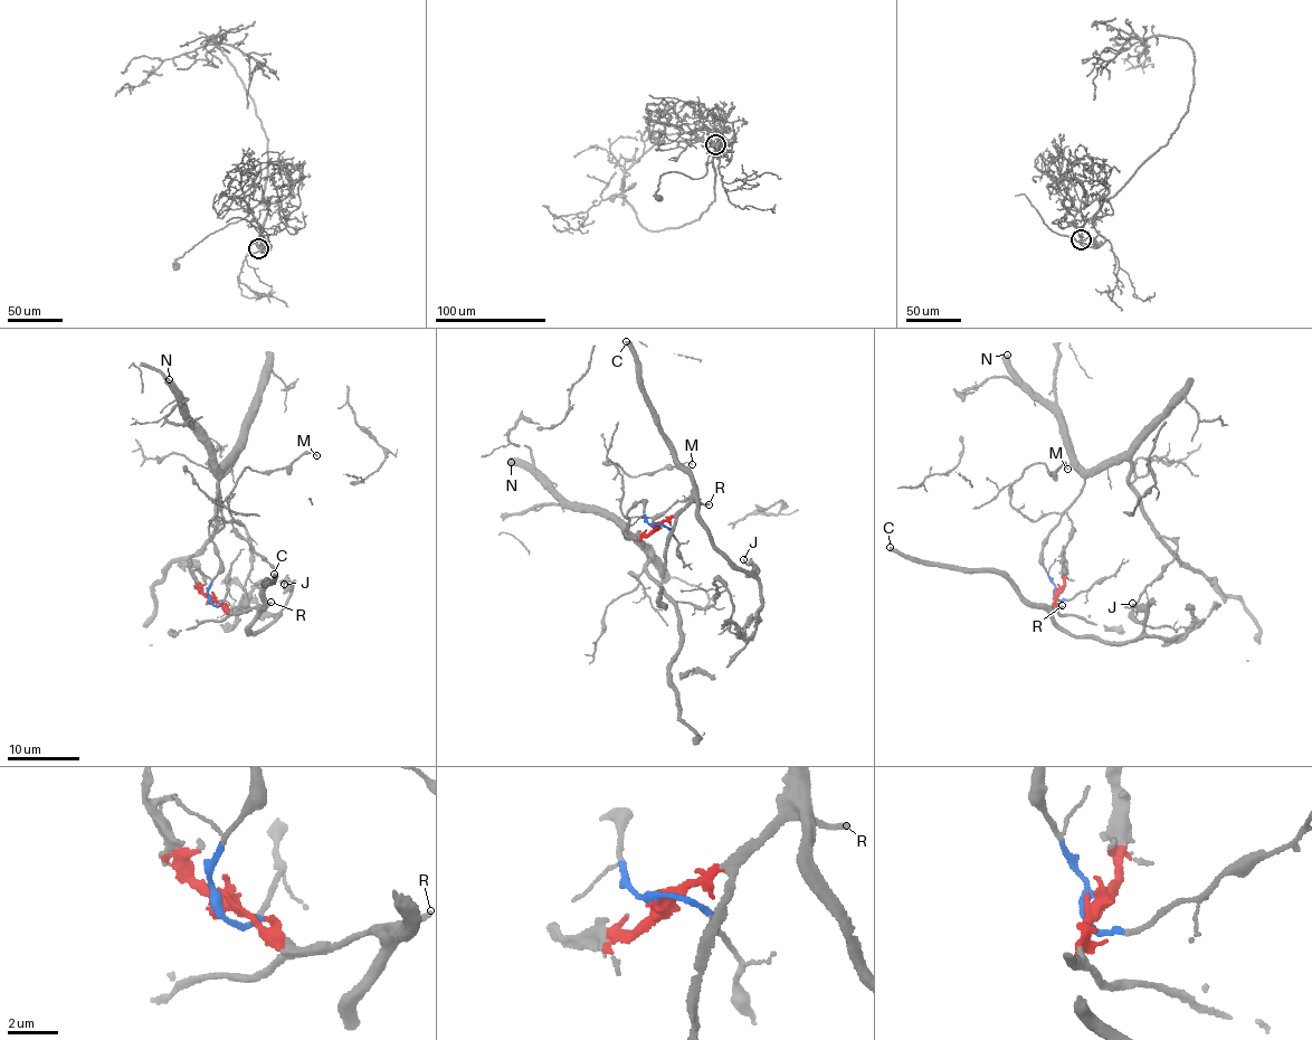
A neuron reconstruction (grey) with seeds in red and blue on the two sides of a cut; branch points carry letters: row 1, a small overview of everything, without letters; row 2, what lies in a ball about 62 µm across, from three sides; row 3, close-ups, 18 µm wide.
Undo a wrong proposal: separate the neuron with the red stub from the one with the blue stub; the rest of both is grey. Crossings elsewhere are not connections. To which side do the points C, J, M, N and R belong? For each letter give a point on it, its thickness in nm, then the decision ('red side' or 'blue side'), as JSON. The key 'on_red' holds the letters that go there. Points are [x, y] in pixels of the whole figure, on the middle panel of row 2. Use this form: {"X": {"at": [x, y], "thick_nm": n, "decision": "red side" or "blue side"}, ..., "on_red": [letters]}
{"C": {"at": [626, 341], "thick_nm": 440, "decision": "red side"}, "J": {"at": [743, 559], "thick_nm": 140, "decision": "red side"}, "M": {"at": [692, 464], "thick_nm": 110, "decision": "blue side"}, "N": {"at": [511, 462], "thick_nm": 600, "decision": "blue side"}, "R": {"at": [709, 504], "thick_nm": 190, "decision": "red side"}, "on_red": ["C", "J", "R"]}

